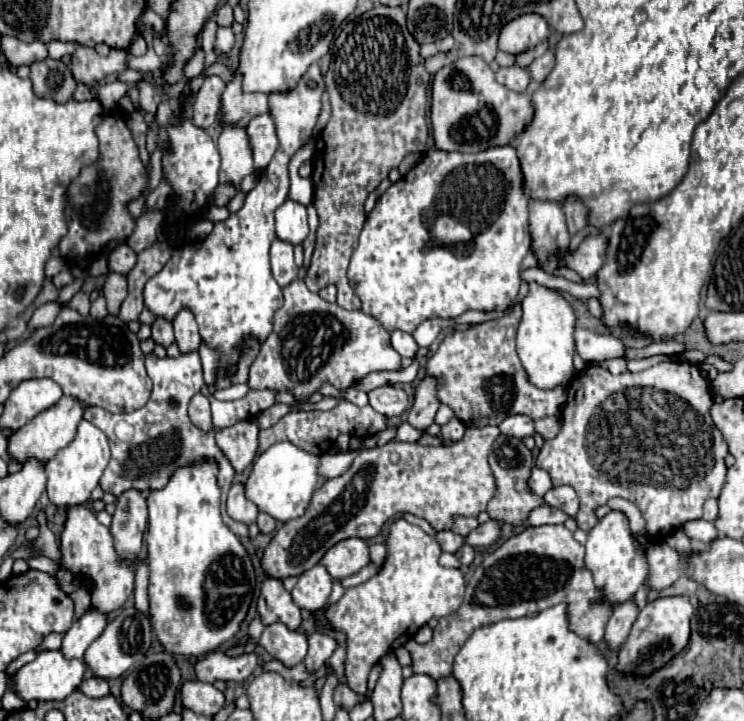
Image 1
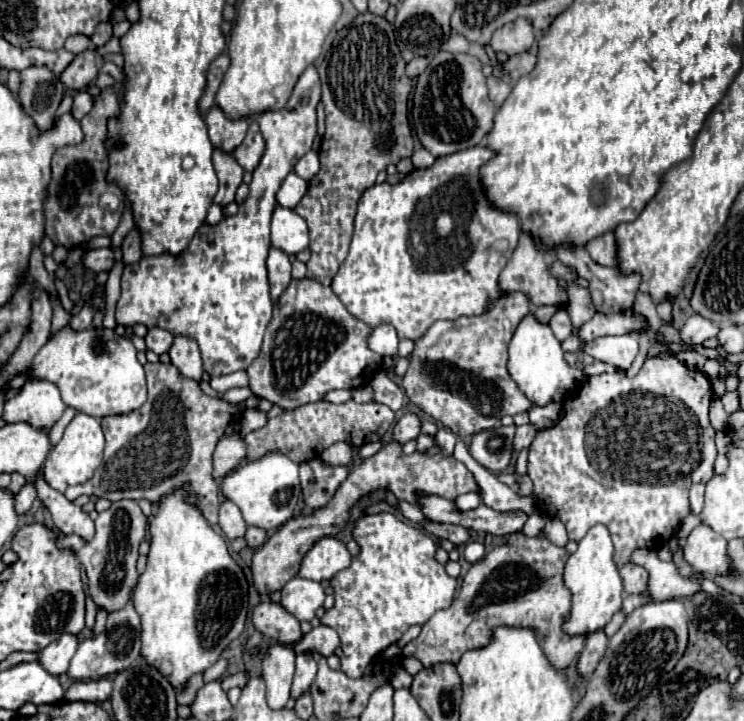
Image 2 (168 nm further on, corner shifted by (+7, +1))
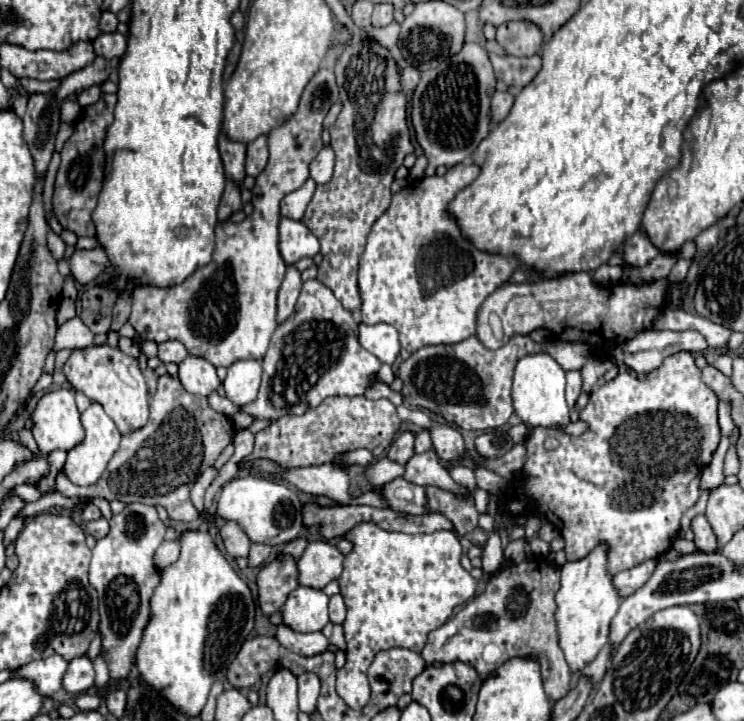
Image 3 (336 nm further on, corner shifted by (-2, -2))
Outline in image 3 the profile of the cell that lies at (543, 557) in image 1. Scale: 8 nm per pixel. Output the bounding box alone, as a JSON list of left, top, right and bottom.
[422,559,572,701]

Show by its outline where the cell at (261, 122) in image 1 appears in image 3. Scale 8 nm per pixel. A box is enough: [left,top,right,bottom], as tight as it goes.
[246,135,268,177]

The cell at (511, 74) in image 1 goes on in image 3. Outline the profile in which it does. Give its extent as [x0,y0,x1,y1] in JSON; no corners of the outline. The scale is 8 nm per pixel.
[490,91,514,123]

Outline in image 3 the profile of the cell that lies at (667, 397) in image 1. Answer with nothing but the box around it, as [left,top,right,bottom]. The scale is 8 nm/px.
[504,351,720,575]

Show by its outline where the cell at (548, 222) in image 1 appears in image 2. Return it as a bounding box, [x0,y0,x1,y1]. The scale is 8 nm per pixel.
[499,234,567,306]

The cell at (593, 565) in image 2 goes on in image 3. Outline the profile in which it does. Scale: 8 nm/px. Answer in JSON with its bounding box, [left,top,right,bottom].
[556,541,620,671]

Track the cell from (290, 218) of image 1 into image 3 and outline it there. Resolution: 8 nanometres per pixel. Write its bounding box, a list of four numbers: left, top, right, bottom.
[280,219,320,263]

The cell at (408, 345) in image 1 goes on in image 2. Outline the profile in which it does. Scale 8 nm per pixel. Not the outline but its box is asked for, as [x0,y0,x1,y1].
[367,324,399,356]

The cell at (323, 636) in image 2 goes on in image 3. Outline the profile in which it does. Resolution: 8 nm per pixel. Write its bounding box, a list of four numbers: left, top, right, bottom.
[330,595,346,625]

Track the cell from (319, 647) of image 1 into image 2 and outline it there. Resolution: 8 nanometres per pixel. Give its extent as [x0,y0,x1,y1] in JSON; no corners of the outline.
[291,654,317,700]

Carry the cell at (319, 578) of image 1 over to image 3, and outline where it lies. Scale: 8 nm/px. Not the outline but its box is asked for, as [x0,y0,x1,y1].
[282,587,328,633]

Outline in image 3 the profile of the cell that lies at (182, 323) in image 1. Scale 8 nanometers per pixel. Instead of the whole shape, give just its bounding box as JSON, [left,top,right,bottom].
[178,355,220,395]

